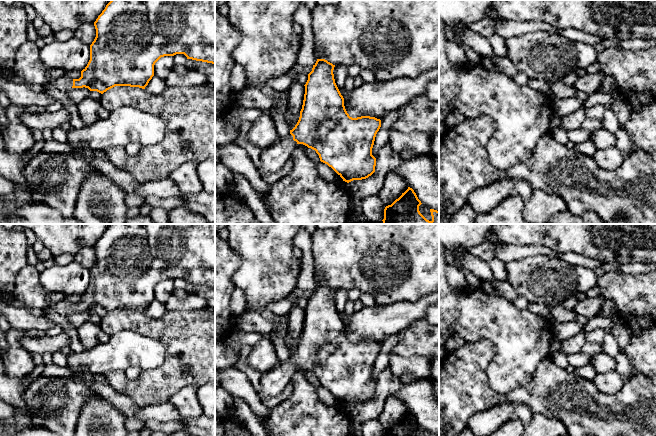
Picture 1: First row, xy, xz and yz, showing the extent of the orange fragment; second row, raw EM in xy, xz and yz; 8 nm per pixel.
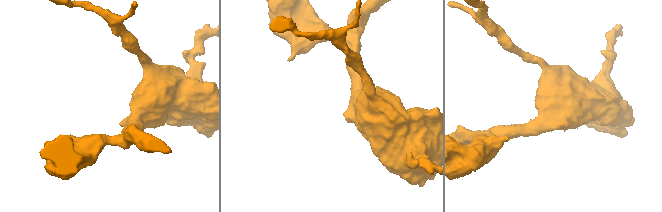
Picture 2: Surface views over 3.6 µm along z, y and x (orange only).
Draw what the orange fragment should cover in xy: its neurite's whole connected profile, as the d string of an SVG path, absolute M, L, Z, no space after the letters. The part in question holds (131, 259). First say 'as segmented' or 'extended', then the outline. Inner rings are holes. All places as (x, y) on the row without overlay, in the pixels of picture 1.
extended | M111 224L94 246L96 261L90 269L90 284L87 290L81 295L79 303L70 303L66 300L59 301L50 308L56 313L68 316L72 312L88 312L90 315L97 315L101 318L115 310L130 310L145 313L154 300L155 287L164 280L184 278L187 283L215 288L215 224Z

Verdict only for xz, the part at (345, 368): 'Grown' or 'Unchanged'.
Grown

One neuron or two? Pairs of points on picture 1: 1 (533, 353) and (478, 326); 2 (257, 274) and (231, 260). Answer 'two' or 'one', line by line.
1: one
2: two

